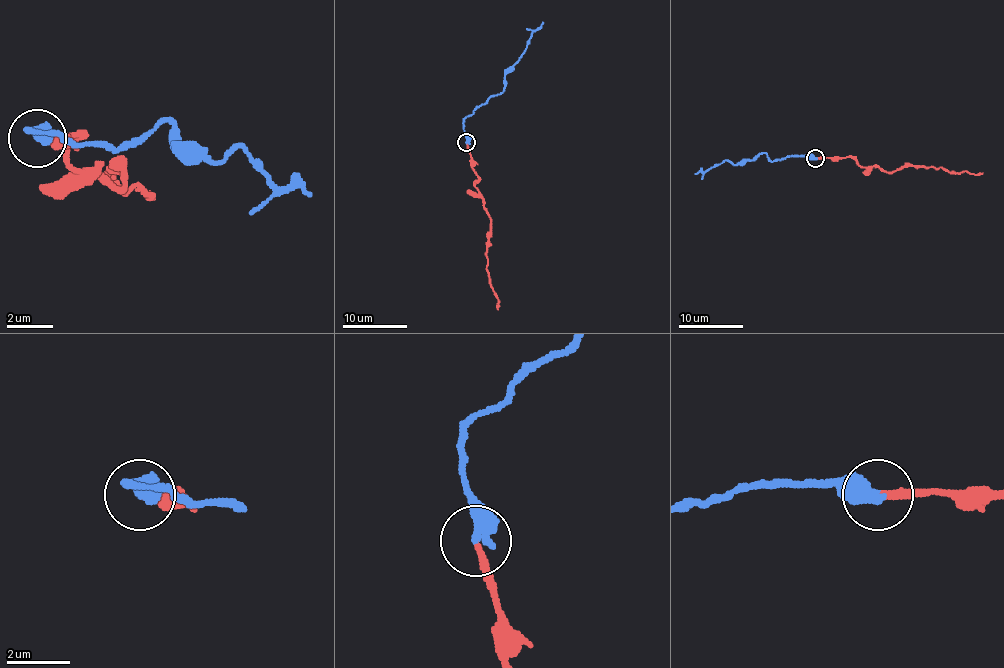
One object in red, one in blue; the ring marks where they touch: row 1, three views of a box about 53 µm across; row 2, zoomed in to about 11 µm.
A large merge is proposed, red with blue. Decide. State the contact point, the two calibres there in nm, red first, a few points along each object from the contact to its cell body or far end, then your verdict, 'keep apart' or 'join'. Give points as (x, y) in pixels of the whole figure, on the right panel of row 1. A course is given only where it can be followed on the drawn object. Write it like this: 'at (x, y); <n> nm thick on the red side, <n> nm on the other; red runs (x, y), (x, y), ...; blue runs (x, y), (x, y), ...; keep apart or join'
at (815, 158); 240 nm thick on the red side, 550 nm on the other; red runs (816, 158), (851, 157), (861, 166), (879, 166), (886, 171), (905, 166), (944, 168), (972, 174), (983, 173); blue runs (816, 158), (793, 157), (772, 161), (762, 153), (735, 165), (723, 160), (694, 174); keep apart

